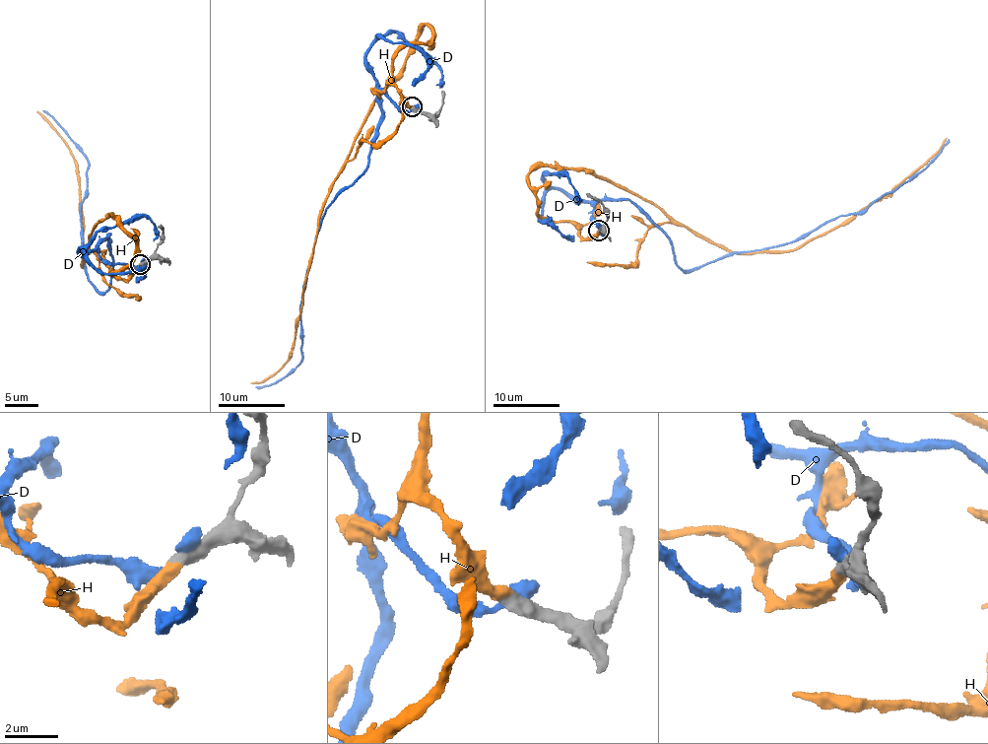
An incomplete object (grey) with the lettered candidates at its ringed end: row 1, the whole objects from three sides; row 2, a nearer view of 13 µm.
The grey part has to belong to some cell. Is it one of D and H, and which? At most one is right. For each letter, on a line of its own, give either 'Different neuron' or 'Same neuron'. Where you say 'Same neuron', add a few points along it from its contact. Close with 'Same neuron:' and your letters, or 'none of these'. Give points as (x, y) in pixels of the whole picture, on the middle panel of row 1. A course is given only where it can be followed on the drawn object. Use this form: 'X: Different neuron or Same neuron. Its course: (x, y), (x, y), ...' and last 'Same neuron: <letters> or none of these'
D: Different neuron
H: Same neuron. Its course: (413, 107), (397, 90), (393, 57), (431, 38), (426, 25), (323, 204), (291, 359), (250, 382)
Same neuron: H

